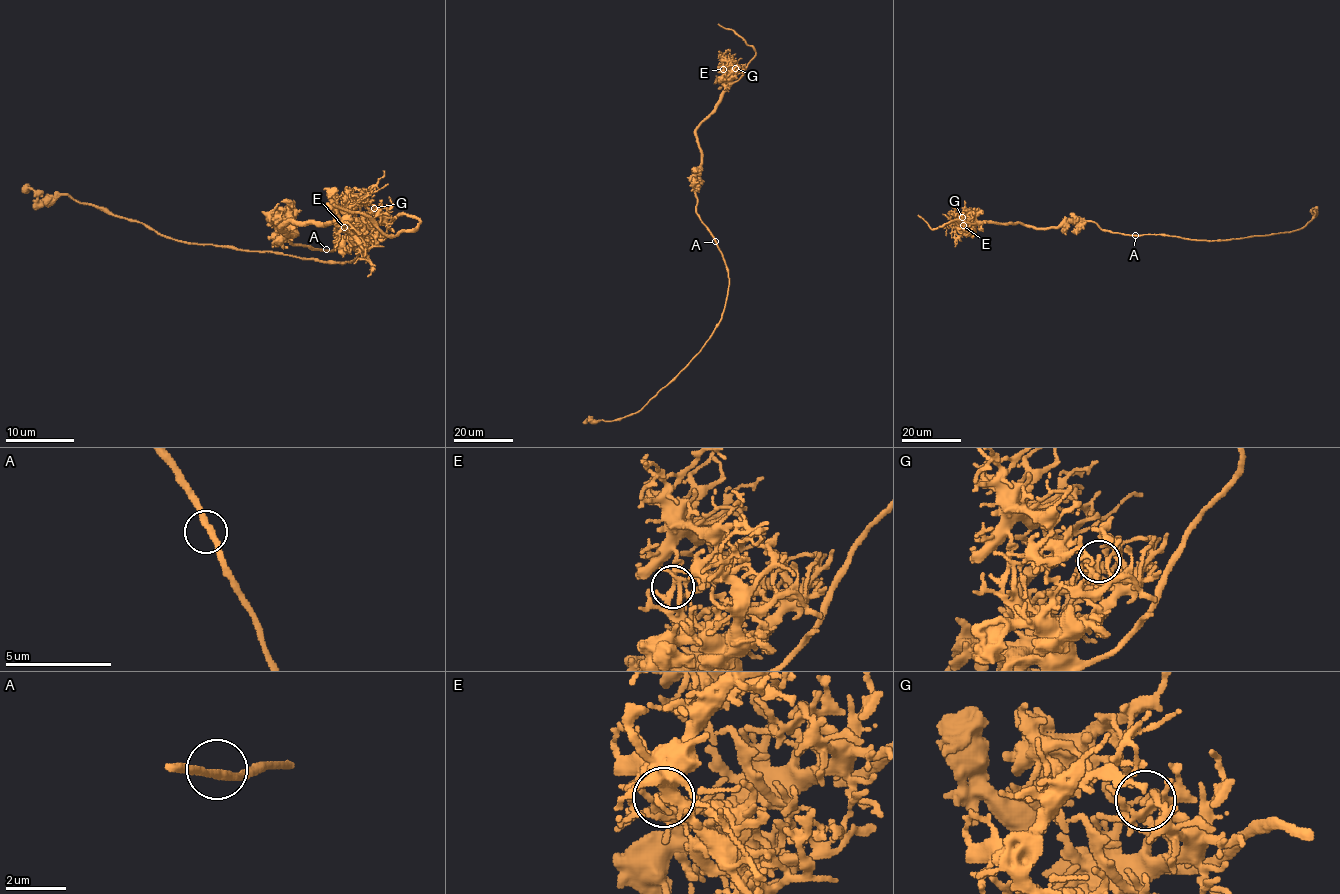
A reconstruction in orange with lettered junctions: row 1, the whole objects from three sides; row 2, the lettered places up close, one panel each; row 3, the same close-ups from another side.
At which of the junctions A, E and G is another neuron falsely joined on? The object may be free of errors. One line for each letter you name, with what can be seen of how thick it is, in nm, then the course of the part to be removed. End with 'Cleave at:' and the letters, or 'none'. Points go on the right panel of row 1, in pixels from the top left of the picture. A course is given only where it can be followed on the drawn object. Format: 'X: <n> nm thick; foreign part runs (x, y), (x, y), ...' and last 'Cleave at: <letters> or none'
E: 190 nm thick; foreign part runs (963, 225), (955, 225), (955, 247)
Cleave at: E

